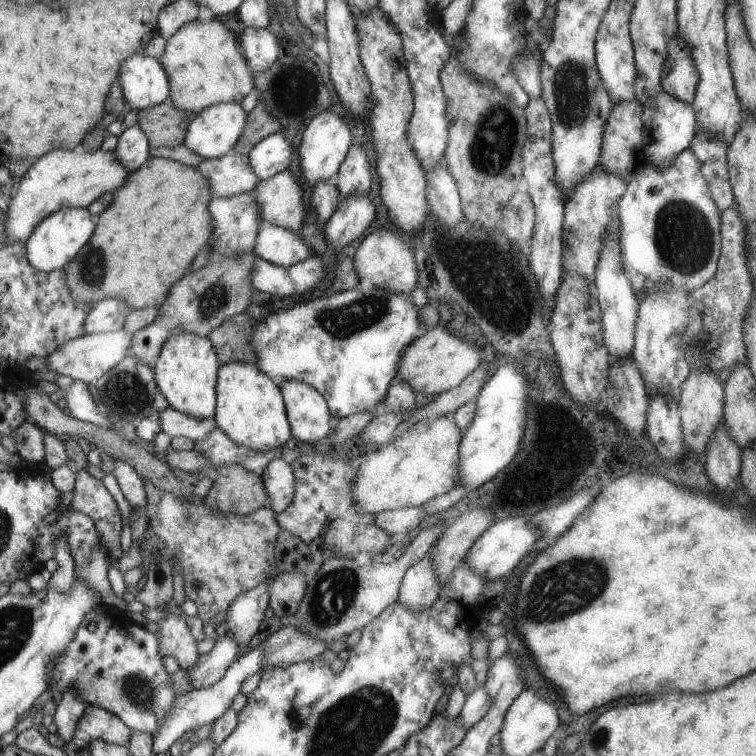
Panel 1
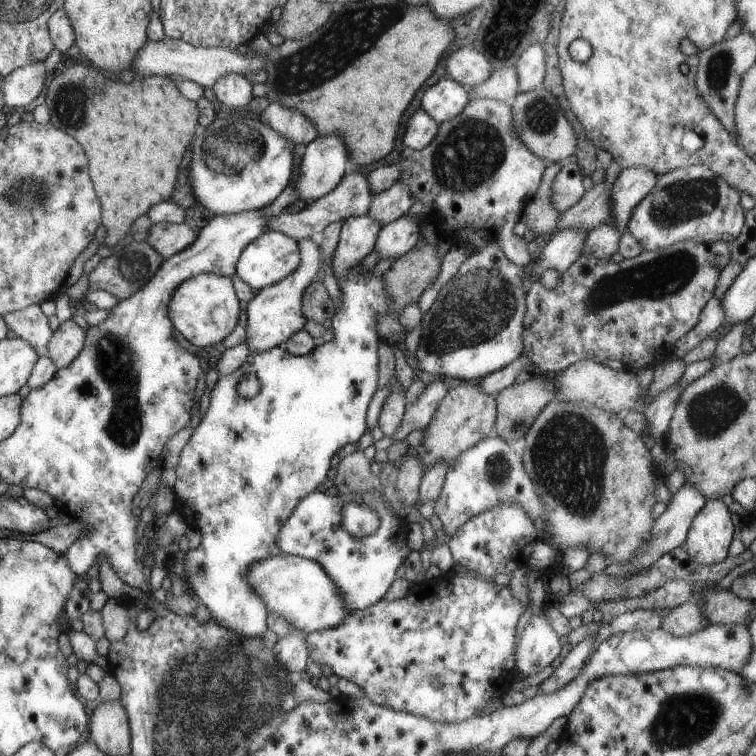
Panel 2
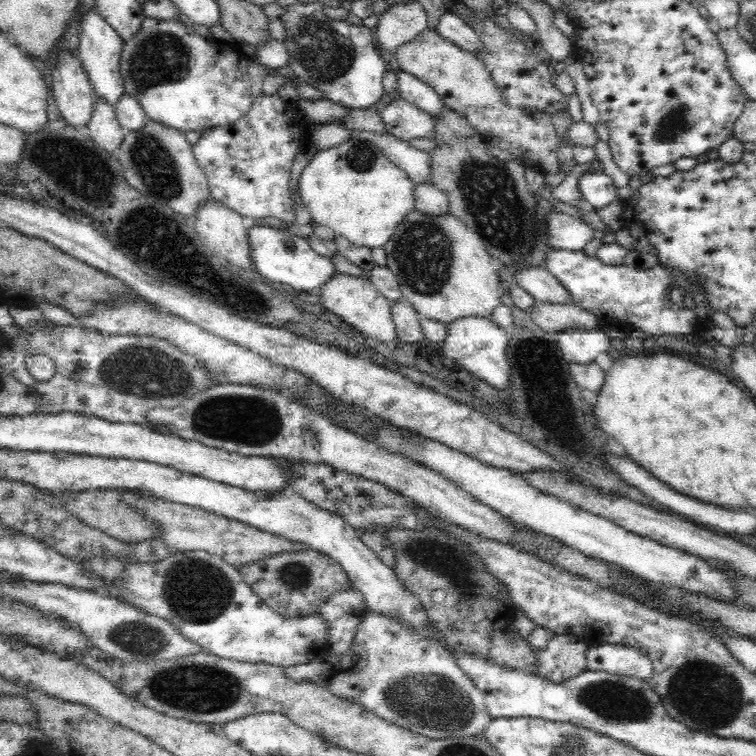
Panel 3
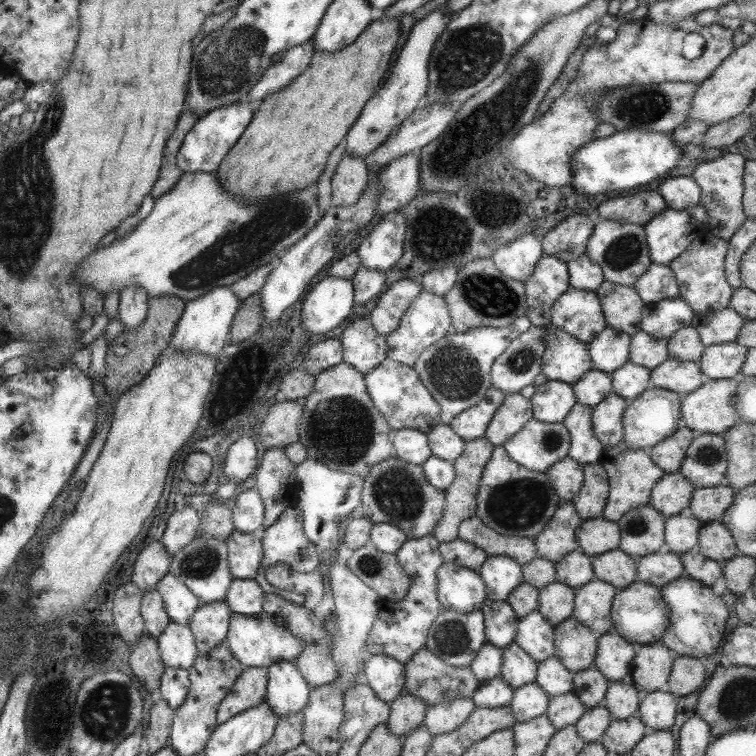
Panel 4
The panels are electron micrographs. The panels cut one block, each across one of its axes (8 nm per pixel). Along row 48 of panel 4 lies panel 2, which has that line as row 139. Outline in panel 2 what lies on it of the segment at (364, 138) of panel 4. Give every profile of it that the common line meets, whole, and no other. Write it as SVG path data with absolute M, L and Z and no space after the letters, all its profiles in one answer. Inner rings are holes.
M417 110L411 114L407 126L405 126L405 134L403 134L403 148L413 148L413 150L423 150L437 134L439 124L427 116L425 112Z

